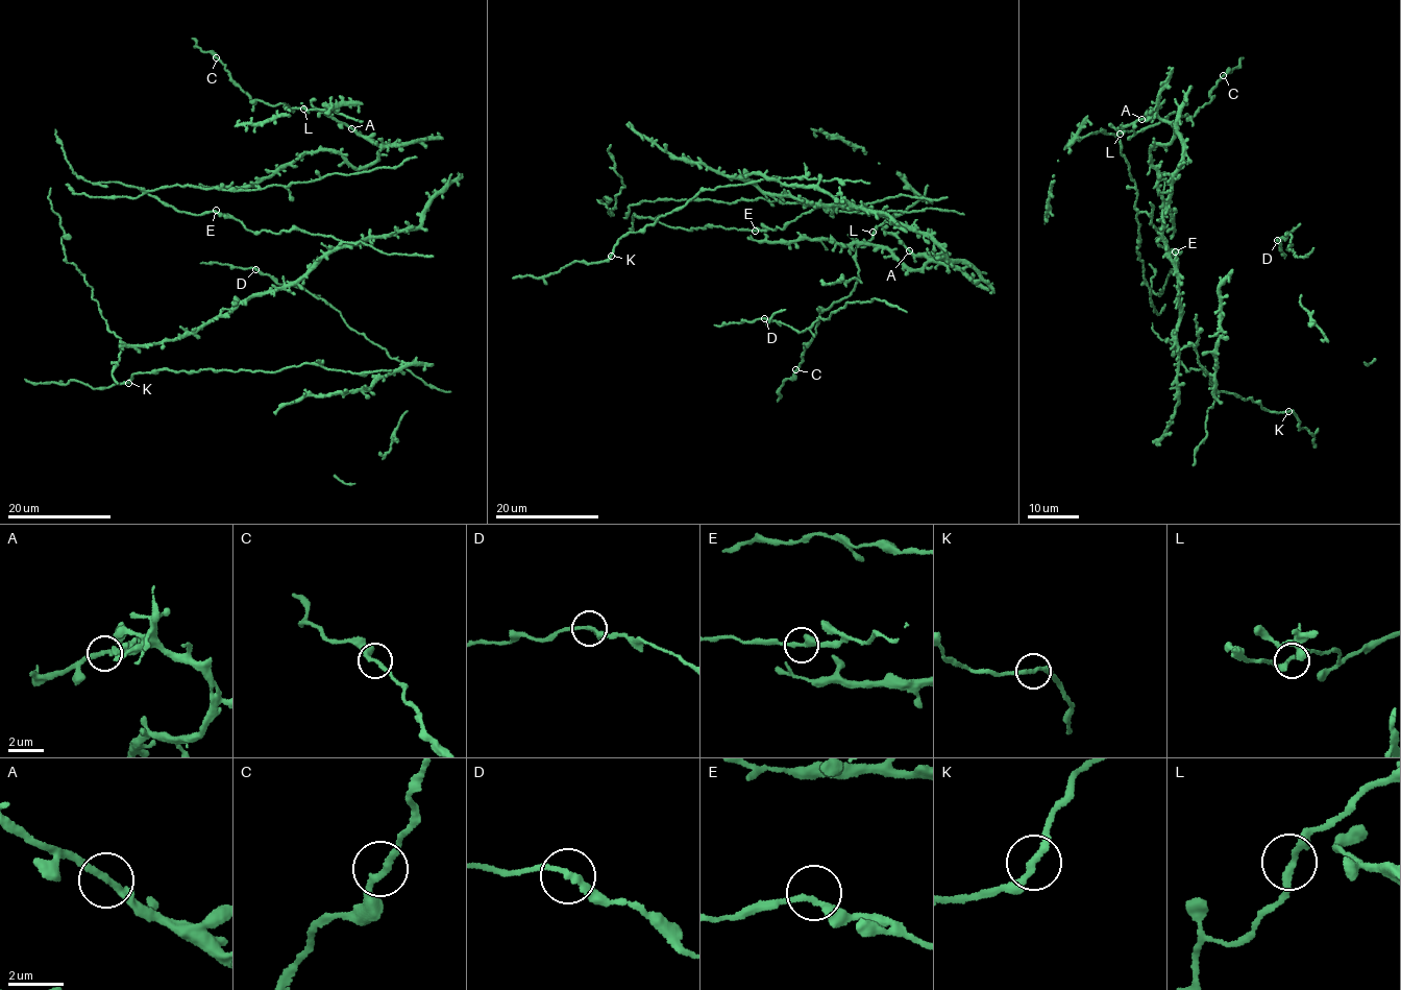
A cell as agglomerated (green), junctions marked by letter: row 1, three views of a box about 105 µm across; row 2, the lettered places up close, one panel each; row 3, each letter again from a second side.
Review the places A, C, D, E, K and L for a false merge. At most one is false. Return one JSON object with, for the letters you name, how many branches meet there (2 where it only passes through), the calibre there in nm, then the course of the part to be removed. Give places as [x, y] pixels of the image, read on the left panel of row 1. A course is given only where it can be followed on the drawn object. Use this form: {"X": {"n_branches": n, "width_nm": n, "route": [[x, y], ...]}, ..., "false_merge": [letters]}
{"false_merge": []}

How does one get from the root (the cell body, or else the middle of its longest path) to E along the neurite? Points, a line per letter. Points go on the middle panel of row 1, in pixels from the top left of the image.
E: (821, 203), (864, 207), (849, 212), (815, 208), (787, 222), (783, 228), (755, 231)

